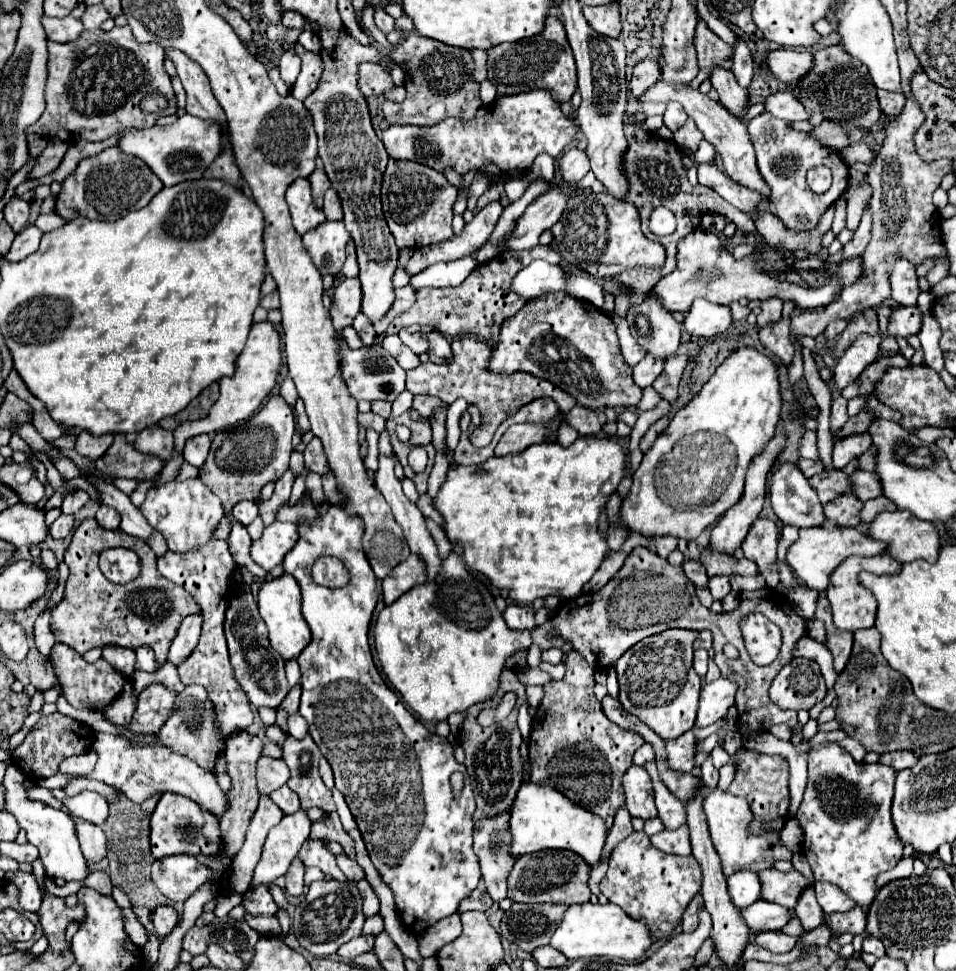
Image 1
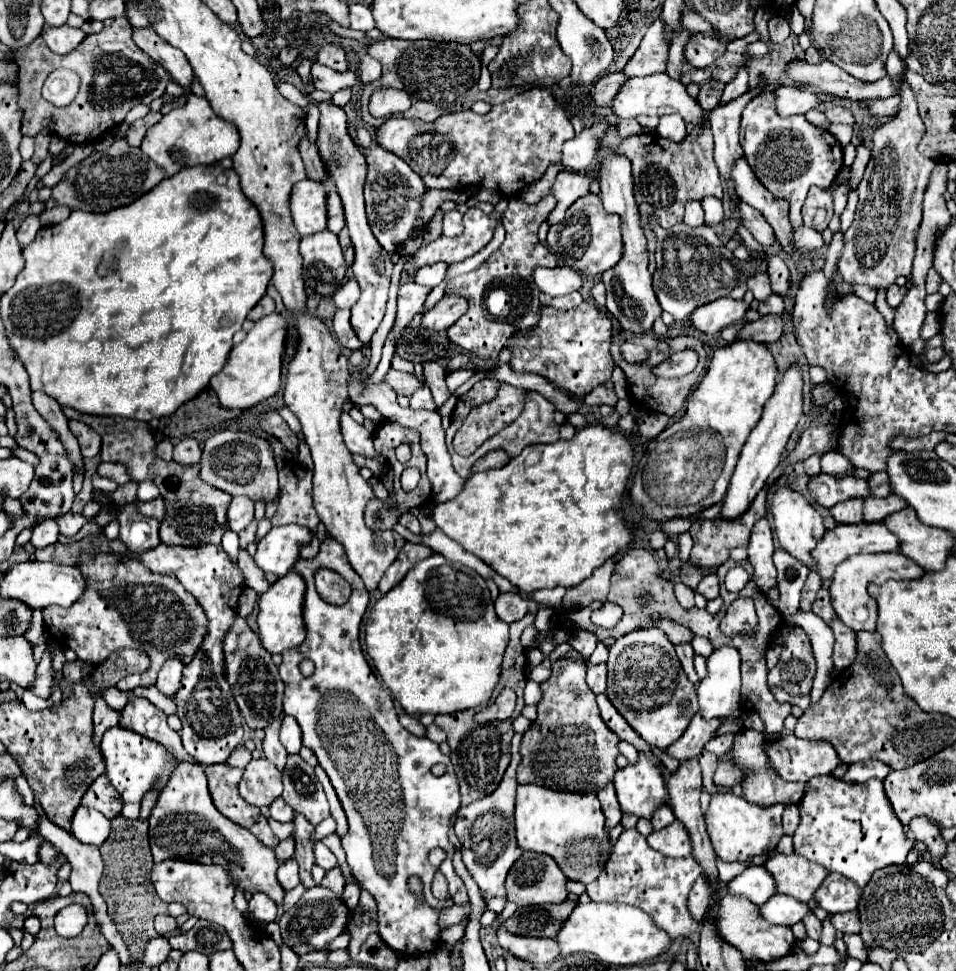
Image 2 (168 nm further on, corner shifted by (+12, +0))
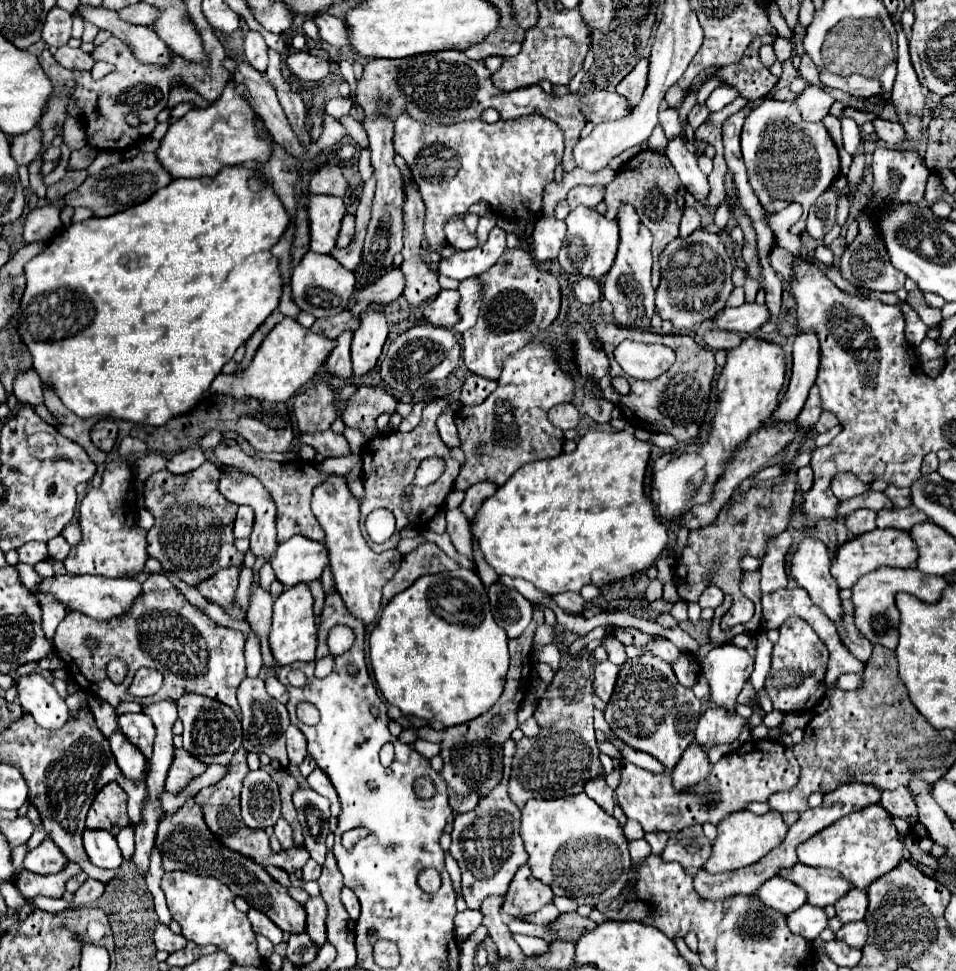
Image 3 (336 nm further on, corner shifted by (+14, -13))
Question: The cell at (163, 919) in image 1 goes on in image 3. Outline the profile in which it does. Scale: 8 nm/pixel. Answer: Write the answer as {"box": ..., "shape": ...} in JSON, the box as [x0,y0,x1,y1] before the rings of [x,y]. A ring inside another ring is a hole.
{"box":[154,924,186,952],"shape":[[[158,924],[154,930],[154,944],[158,950],[176,952],[186,946],[186,938],[180,934],[174,934],[166,924]]]}

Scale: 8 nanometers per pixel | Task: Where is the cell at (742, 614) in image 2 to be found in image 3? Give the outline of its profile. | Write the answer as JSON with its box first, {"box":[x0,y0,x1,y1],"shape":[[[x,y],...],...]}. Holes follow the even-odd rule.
{"box":[674,474,794,630],"shape":[[[794,474],[788,476],[780,484],[772,482],[754,482],[748,492],[740,492],[740,488],[734,490],[730,502],[720,510],[716,520],[704,528],[692,530],[688,536],[688,544],[684,546],[684,552],[674,566],[674,586],[678,590],[678,596],[686,602],[698,602],[700,592],[706,586],[704,574],[706,570],[718,570],[714,576],[716,586],[722,586],[724,594],[732,596],[732,608],[722,617],[721,628],[727,630],[744,624],[752,618],[752,602],[740,594],[740,582],[744,576],[744,570],[740,568],[740,560],[744,556],[756,556],[762,558],[766,554],[766,542],[772,536],[778,536],[786,530],[790,522],[790,508],[794,500]]]}

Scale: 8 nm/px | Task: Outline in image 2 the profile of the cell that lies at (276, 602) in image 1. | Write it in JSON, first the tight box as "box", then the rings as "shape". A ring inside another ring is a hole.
{"box":[258,571,304,653],"shape":[[[290,571],[284,577],[278,577],[276,583],[270,585],[266,593],[258,599],[258,633],[260,641],[268,653],[282,653],[286,649],[298,647],[304,637],[304,621],[302,621],[302,601],[304,601],[304,581],[298,573]]]}

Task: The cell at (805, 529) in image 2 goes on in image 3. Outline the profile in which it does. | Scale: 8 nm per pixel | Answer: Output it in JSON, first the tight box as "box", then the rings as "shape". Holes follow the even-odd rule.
{"box":[790,538,844,622],"shape":[[[804,538],[796,548],[790,574],[832,622],[840,622],[844,616],[838,596],[840,588],[830,574],[830,550],[818,538]]]}

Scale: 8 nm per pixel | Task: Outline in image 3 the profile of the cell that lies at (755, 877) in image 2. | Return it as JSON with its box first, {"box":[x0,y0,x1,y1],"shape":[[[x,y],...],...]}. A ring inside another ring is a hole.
{"box":[756,876,808,914],"shape":[[[774,876],[772,880],[764,882],[764,886],[760,886],[756,896],[766,906],[770,906],[782,914],[790,914],[808,902],[808,894],[804,892],[804,888],[788,882],[782,876]]]}

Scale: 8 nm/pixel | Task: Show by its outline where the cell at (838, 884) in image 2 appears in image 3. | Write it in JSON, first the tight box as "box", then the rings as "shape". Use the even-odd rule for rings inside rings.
{"box":[834,890,868,924],"shape":[[[850,890],[844,898],[840,898],[840,902],[834,904],[836,906],[836,914],[838,918],[846,924],[846,922],[856,922],[856,920],[864,920],[866,910],[868,910],[868,894],[864,890]]]}

